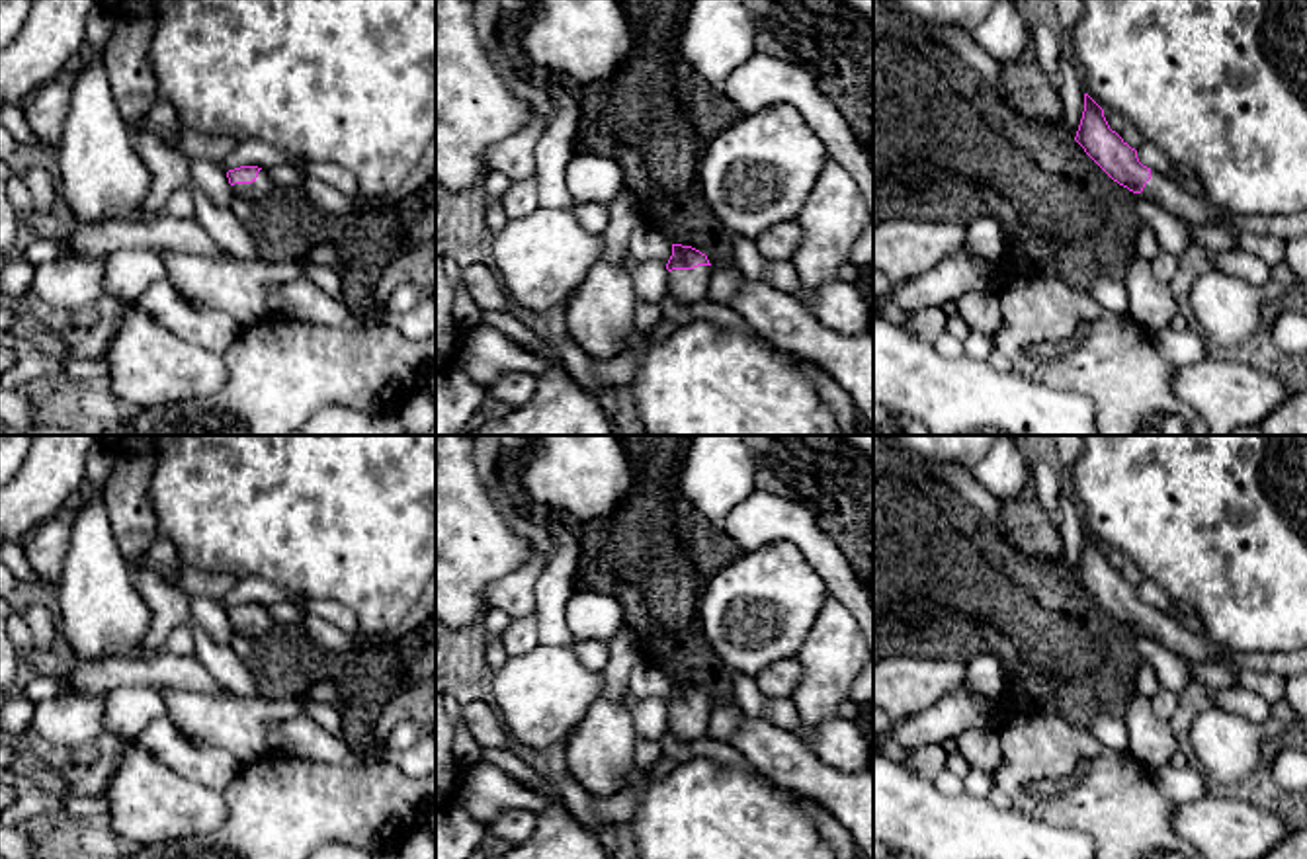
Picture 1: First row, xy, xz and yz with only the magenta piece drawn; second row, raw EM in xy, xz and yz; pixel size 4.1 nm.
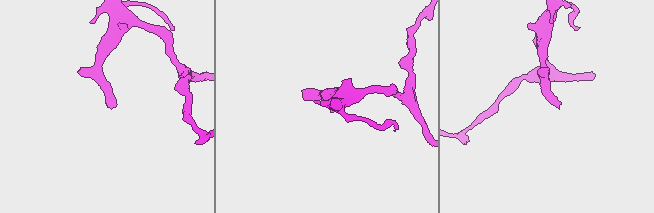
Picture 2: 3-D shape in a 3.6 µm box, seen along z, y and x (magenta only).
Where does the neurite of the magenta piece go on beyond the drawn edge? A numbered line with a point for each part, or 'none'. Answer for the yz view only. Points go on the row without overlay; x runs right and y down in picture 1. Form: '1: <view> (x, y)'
1: yz (1192, 647)

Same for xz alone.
1: xz (686, 723)

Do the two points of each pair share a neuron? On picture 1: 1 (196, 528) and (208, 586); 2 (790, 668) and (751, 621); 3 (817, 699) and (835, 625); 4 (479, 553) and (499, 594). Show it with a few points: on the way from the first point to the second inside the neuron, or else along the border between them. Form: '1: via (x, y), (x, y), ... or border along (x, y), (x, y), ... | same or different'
1: border along (180, 557), (204, 571), (225, 571), (241, 578) | different
2: border along (794, 656), (770, 662), (755, 678) | different
3: via (825, 682), (835, 643) | same
4: border along (530, 553), (485, 592), (487, 606) | different

